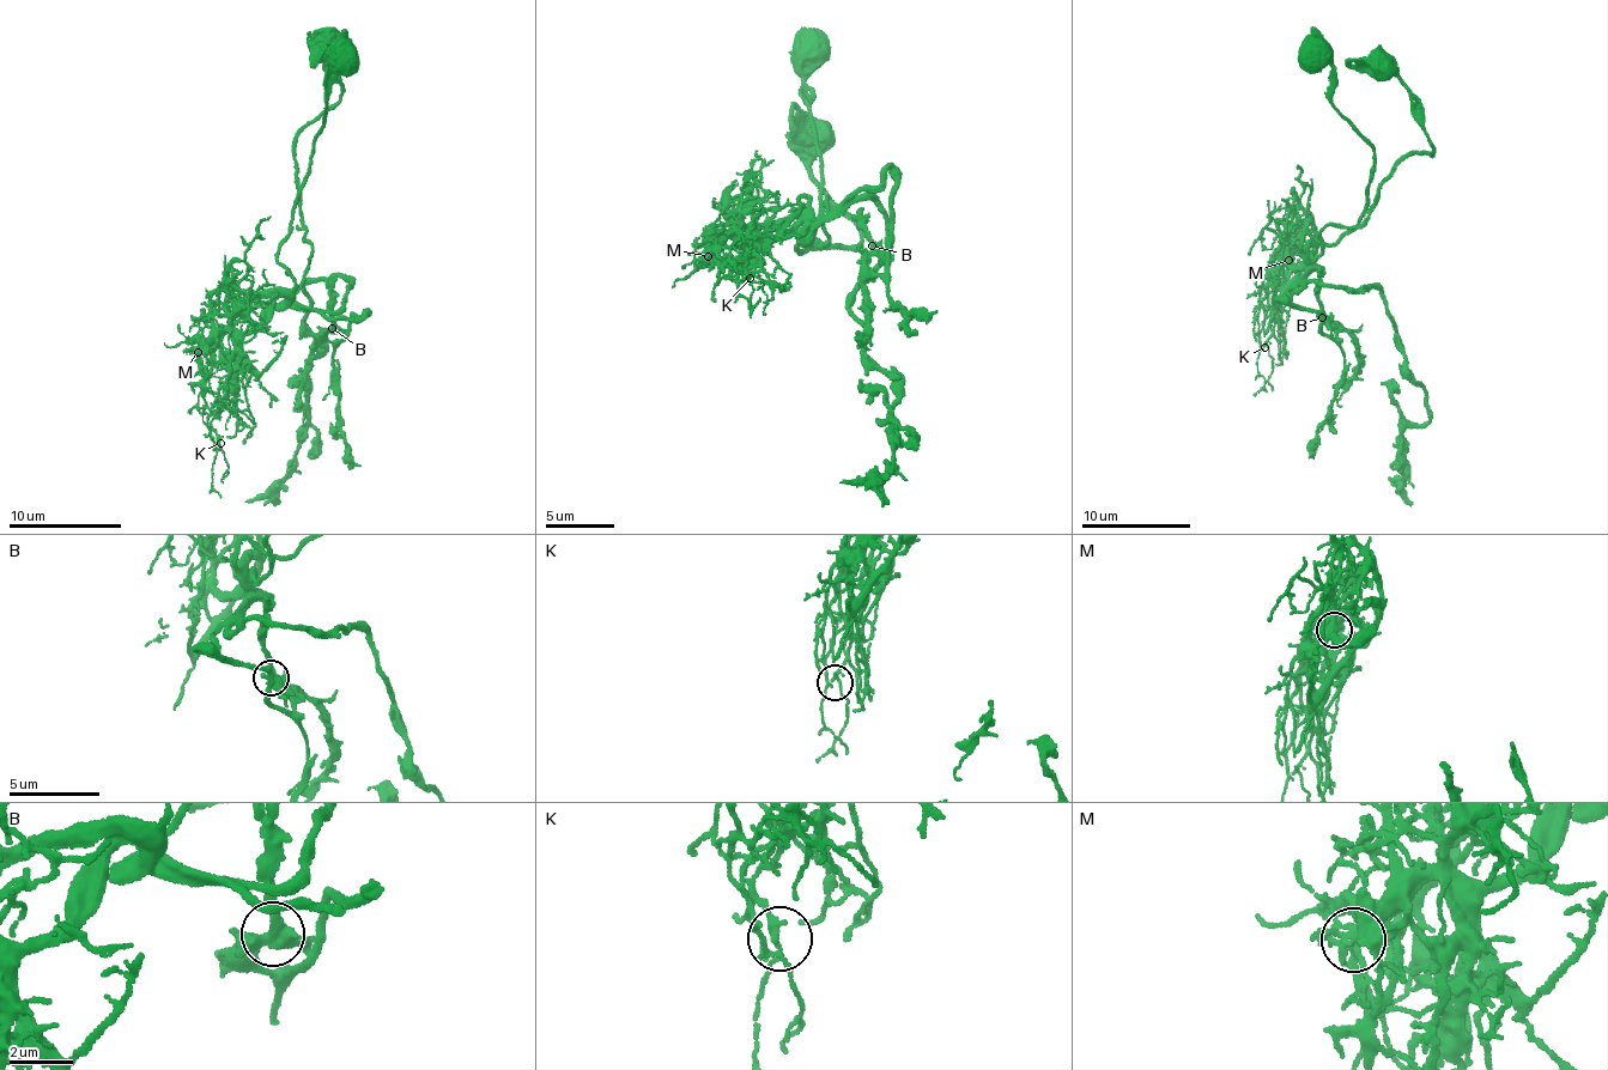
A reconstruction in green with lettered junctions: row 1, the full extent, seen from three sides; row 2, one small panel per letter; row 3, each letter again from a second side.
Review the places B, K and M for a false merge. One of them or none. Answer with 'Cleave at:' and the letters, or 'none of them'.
Cleave at: M

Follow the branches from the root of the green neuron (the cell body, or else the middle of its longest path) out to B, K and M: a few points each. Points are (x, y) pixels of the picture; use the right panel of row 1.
B: (1298, 290), (1285, 301), (1278, 301), (1292, 301), (1320, 314), (1320, 330), (1324, 334), (1329, 332), (1322, 317)
K: (1298, 290), (1294, 283), (1309, 267), (1308, 262), (1284, 267), (1282, 285), (1276, 287), (1275, 327), (1264, 347)
M: (1298, 290), (1294, 283), (1309, 267), (1308, 262), (1294, 267), (1286, 261), (1285, 251), (1288, 261)

